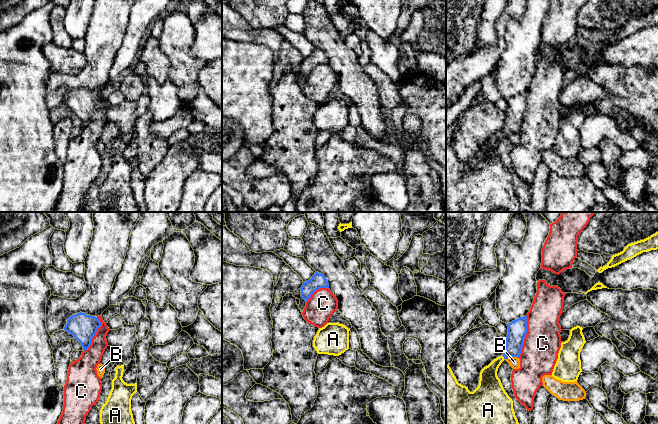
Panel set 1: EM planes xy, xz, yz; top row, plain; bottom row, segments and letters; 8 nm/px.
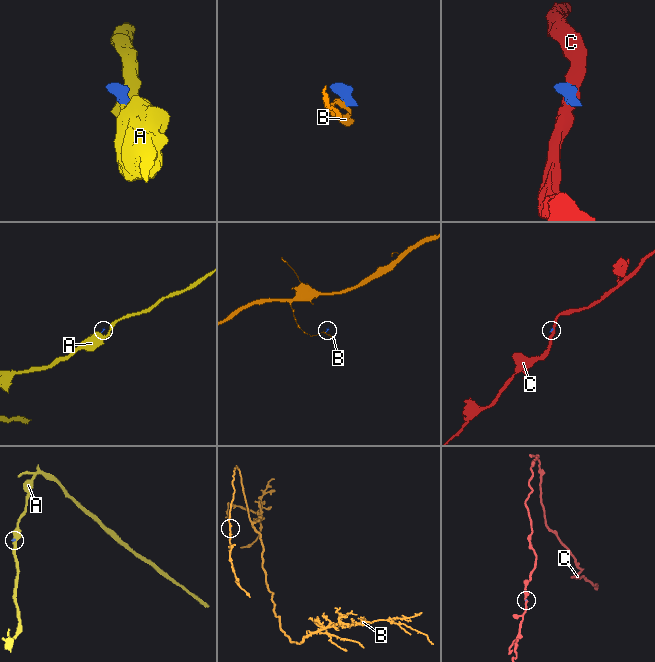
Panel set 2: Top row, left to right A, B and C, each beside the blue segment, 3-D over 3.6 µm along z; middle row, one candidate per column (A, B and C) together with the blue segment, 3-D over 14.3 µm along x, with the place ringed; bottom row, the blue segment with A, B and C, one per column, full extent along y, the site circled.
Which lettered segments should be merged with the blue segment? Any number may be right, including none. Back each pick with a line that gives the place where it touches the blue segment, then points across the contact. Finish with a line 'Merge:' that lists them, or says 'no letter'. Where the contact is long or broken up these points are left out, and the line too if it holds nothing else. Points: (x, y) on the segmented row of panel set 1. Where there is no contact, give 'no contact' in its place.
A: yz (503, 356) | across yz (517, 329), (514, 345), (503, 356), (491, 369), (489, 383)
Merge: A

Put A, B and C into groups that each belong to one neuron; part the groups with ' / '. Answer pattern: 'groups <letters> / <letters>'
groups A / B / C

